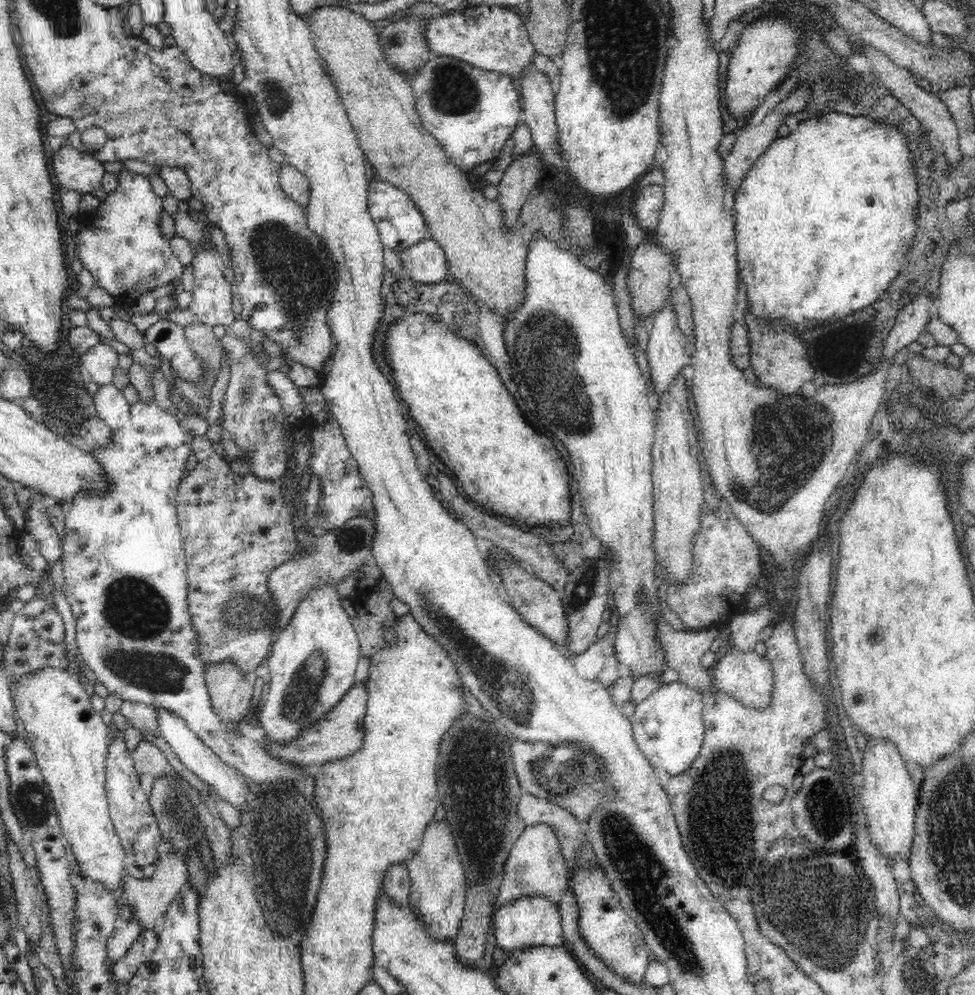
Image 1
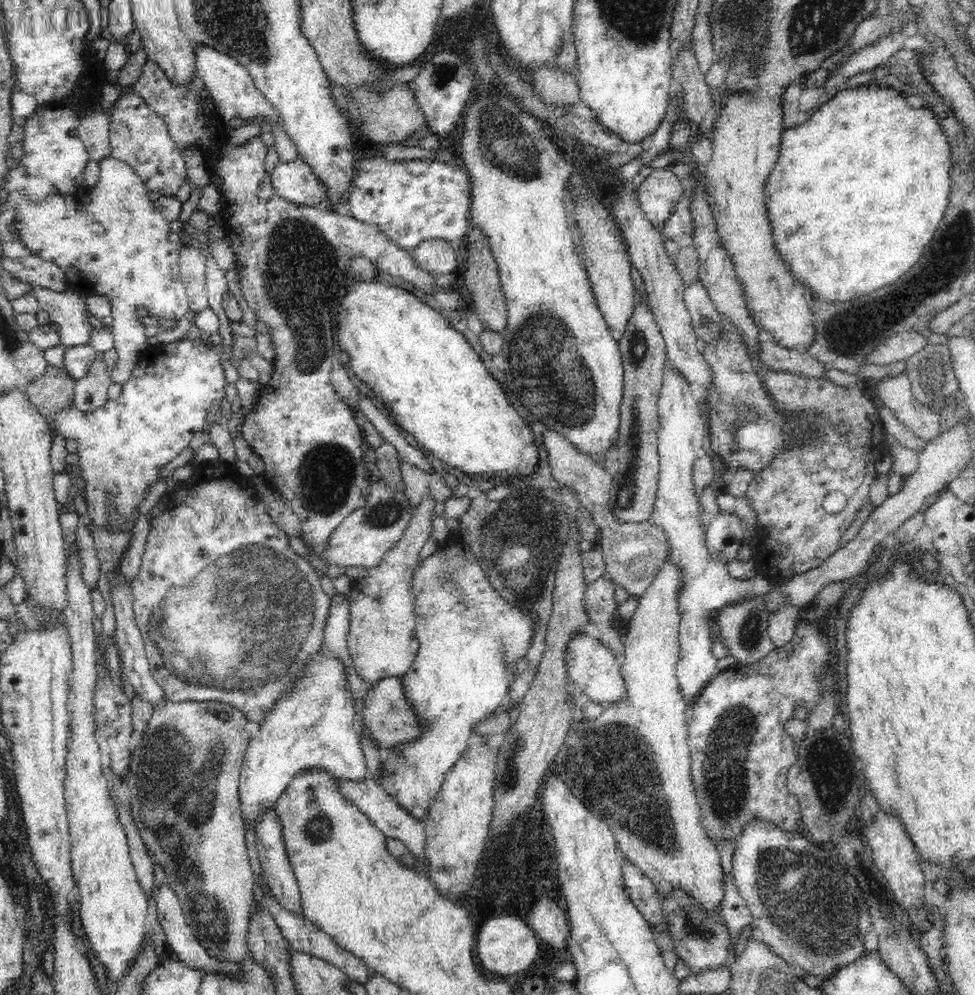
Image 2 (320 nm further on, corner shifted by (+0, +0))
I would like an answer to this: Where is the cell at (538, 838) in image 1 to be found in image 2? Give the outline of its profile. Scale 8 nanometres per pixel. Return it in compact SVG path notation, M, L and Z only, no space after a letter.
M542 896L534 902L526 923L534 929L537 938L554 950L566 952L570 923L564 910L550 896Z

